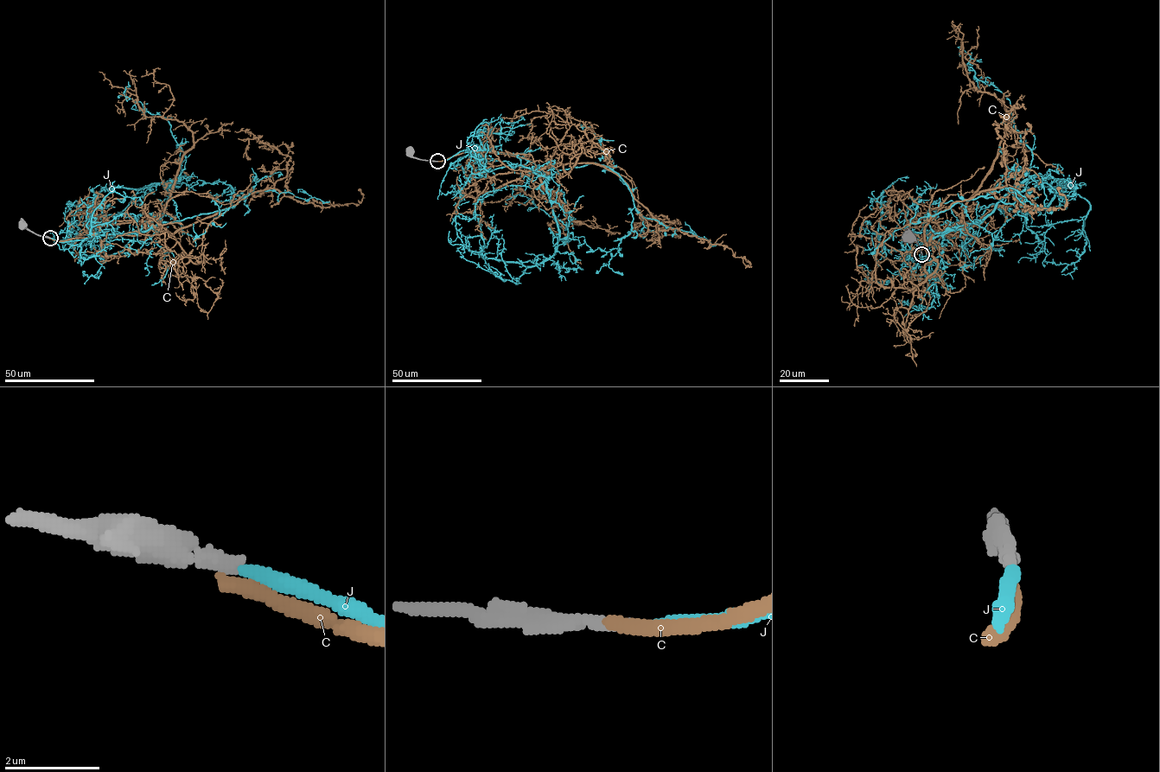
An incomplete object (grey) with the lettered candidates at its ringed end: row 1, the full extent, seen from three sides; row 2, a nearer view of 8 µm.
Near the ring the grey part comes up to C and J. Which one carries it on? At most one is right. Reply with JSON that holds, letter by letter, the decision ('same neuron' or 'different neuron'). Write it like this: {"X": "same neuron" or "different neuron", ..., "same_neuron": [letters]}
{"C": "different neuron", "J": "same neuron", "same_neuron": ["J"]}

